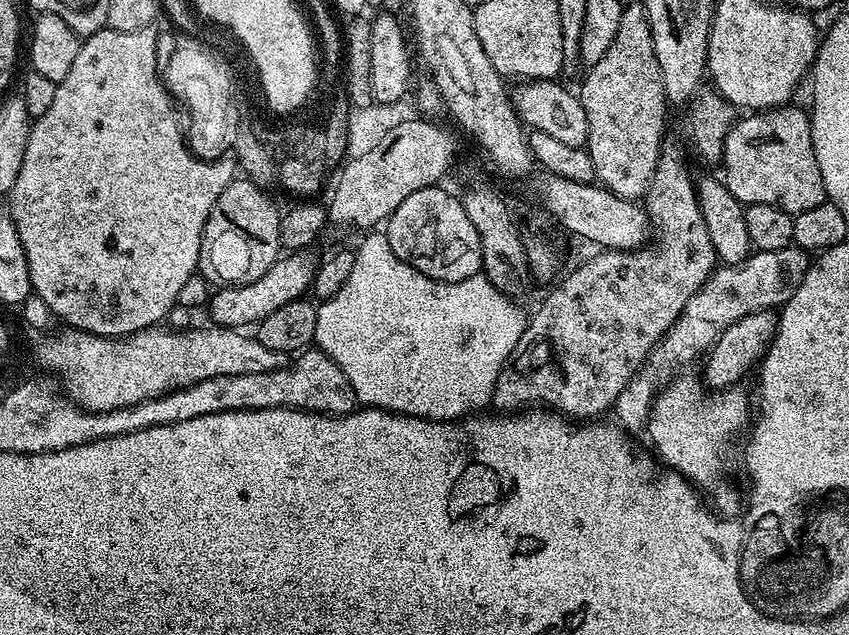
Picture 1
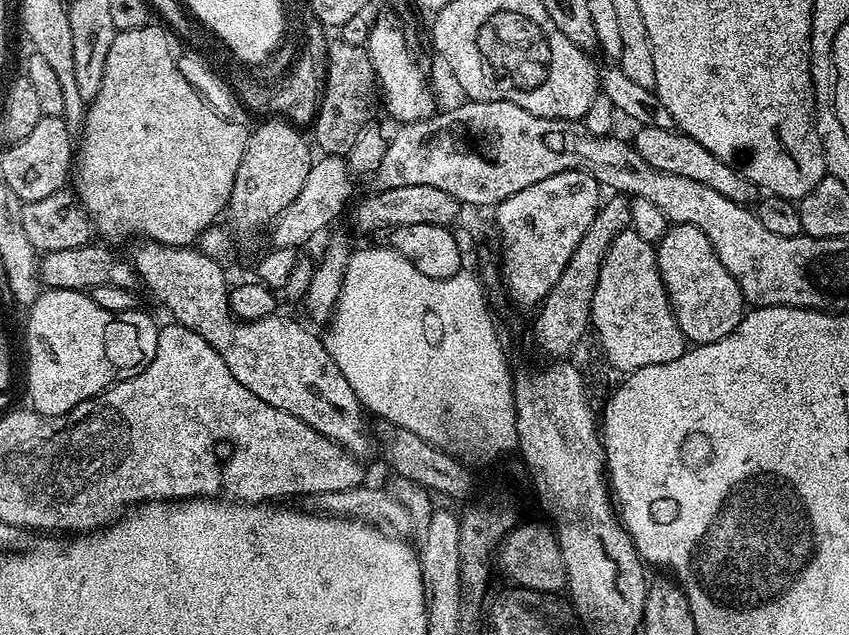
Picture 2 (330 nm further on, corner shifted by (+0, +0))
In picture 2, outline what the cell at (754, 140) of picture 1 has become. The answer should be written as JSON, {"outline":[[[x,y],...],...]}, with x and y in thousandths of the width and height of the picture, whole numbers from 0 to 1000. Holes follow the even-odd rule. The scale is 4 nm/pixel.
{"outline":[[[750,200],[747,231],[750,243],[759,250],[770,268],[780,268],[784,274],[799,274],[803,280],[817,280],[817,287],[827,287],[827,293],[836,293],[836,299],[846,299],[850,312],[860,312],[860,318],[885,323],[892,313],[893,298],[872,269],[861,265],[855,255],[841,249],[832,230],[817,224],[800,205],[780,205],[779,202]]]}

